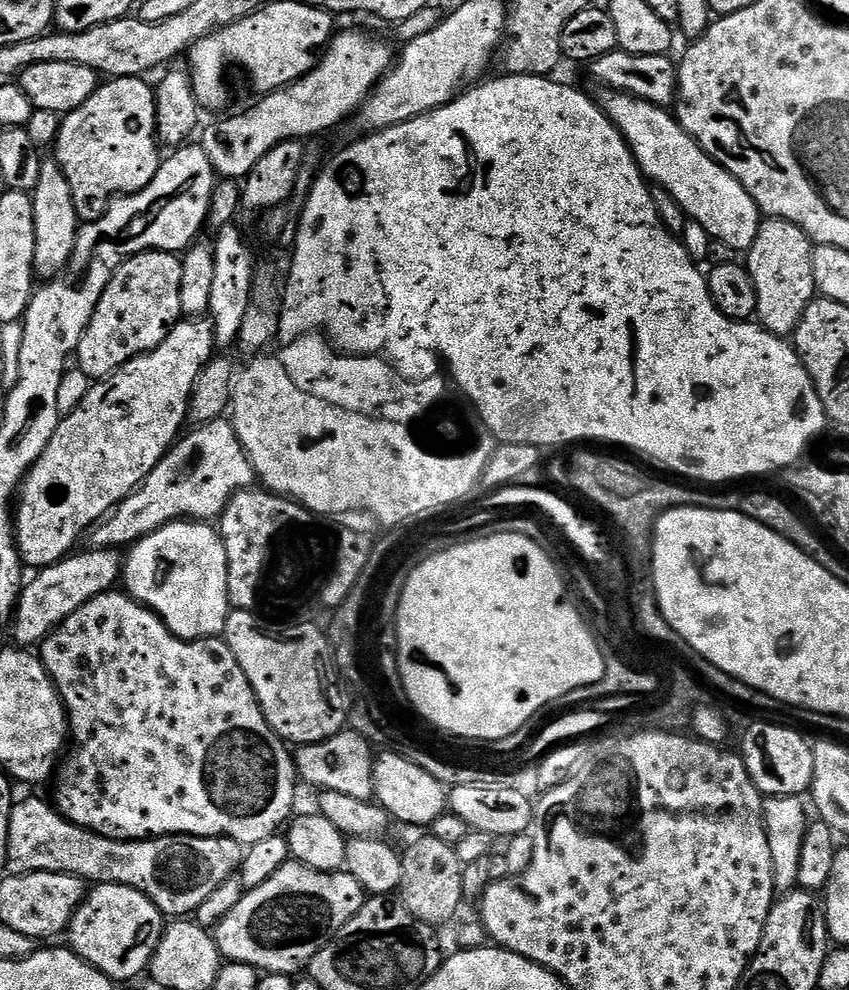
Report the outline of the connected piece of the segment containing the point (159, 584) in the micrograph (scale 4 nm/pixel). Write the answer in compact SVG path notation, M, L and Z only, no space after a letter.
M176 520L154 530L154 534L127 549L122 588L133 600L156 613L175 636L183 640L219 637L230 611L228 559L219 531L211 523L194 520Z

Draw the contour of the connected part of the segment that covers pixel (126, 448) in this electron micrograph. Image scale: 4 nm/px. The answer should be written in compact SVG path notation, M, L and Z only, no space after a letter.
M184 318L180 323L174 325L170 330L170 334L160 343L154 350L143 352L142 355L134 357L130 362L126 362L112 375L104 377L103 380L93 383L92 389L88 392L86 398L82 398L80 406L72 412L67 413L61 419L60 424L54 430L54 438L50 438L50 442L46 446L46 450L42 450L42 454L38 458L38 462L34 462L34 466L24 476L24 483L20 485L18 499L14 504L14 535L16 538L16 549L20 552L20 559L25 565L28 564L32 570L48 568L52 564L57 564L69 555L77 547L76 543L80 539L85 539L86 533L95 528L113 508L124 501L128 495L141 484L150 474L150 470L154 470L154 466L158 466L158 462L163 456L171 450L172 445L176 443L181 435L180 427L186 424L188 420L188 403L192 397L194 390L194 382L198 378L198 374L207 366L208 361L212 359L217 351L216 339L214 338L214 330L212 329L212 321L208 318Z

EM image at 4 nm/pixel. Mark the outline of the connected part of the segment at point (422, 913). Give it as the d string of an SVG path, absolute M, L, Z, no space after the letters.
M425 834L416 840L400 856L402 862L402 882L398 889L398 899L418 922L439 926L448 924L460 912L460 903L465 903L463 892L464 864L458 862L455 847L440 841L436 836Z

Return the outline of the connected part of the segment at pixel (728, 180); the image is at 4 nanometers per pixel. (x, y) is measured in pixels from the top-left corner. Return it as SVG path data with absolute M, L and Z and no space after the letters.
M604 90L601 93L598 96L601 110L628 143L628 149L645 177L655 187L666 189L674 202L682 206L688 219L698 222L713 240L726 242L726 246L738 254L747 253L760 229L762 213L742 182L738 182L738 178L731 176L714 158L707 156L700 143L686 134L669 109L625 92Z

